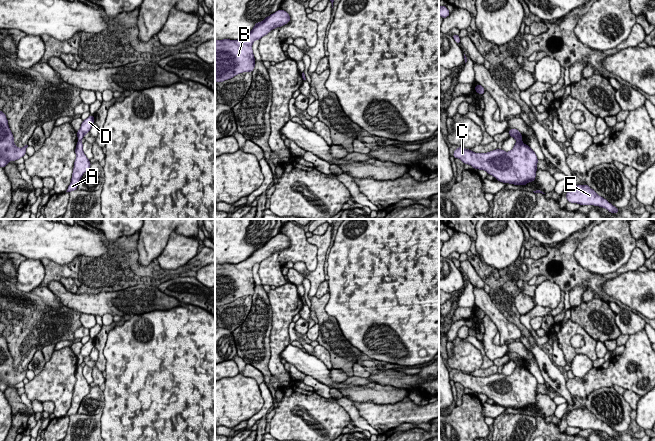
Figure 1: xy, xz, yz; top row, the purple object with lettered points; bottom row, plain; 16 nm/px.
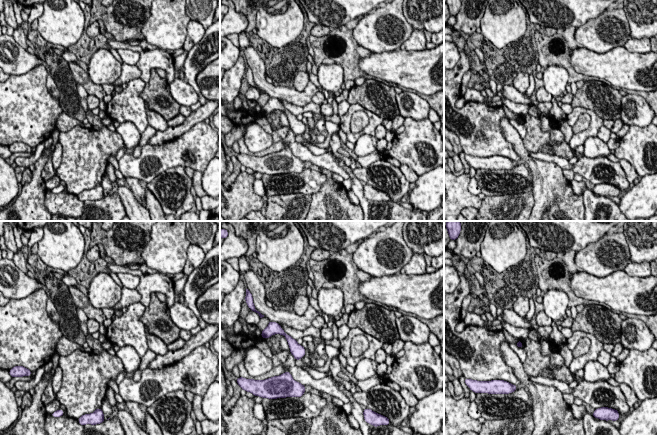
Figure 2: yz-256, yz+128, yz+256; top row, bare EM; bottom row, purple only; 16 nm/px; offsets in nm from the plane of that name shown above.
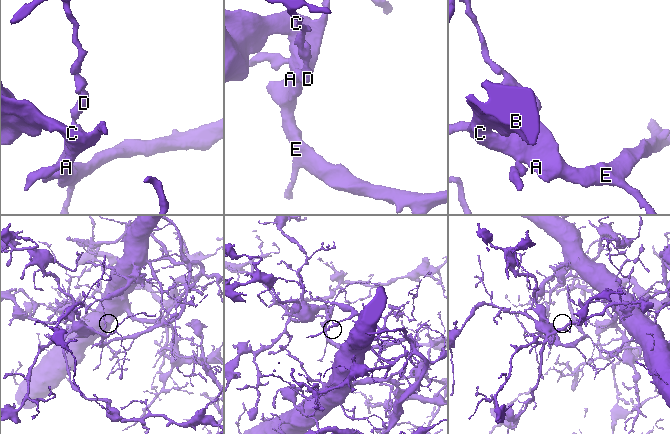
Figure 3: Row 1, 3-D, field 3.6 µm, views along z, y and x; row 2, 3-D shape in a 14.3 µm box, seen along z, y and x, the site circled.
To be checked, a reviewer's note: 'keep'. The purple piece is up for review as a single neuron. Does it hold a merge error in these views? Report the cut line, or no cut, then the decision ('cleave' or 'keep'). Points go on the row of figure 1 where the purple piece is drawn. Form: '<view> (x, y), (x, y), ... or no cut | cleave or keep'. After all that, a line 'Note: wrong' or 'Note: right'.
yz (520, 139), (517, 141) | cleave
Note: wrong

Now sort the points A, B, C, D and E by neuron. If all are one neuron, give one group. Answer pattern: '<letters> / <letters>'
A B C E / D

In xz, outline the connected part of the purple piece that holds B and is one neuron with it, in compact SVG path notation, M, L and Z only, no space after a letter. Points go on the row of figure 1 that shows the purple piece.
M277 10L264 21L256 22L253 29L237 40L215 40L215 82L223 82L243 72L253 72L255 58L252 44L271 30L290 22L285 10Z

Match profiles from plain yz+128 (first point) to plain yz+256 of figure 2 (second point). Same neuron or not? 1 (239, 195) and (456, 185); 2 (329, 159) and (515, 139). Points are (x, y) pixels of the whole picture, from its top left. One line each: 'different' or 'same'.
1: same
2: different

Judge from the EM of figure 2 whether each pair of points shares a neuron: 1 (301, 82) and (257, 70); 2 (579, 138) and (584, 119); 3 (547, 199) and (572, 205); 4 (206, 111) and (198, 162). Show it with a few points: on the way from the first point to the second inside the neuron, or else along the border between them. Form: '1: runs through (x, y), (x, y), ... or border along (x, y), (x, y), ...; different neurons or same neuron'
1: border along (309, 81), (301, 91), (297, 91), (293, 87); different neurons
2: border along (587, 113), (590, 118), (589, 125), (573, 135); different neurons
3: runs through (553, 204), (566, 205); same neuron
4: border along (203, 120), (195, 123), (183, 134); different neurons

